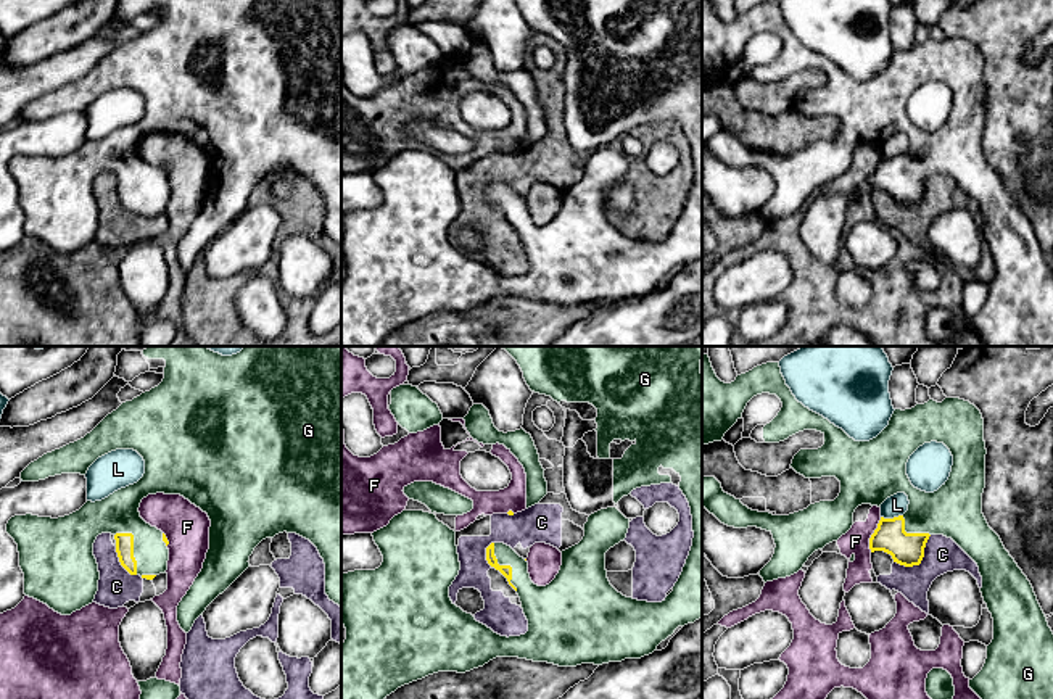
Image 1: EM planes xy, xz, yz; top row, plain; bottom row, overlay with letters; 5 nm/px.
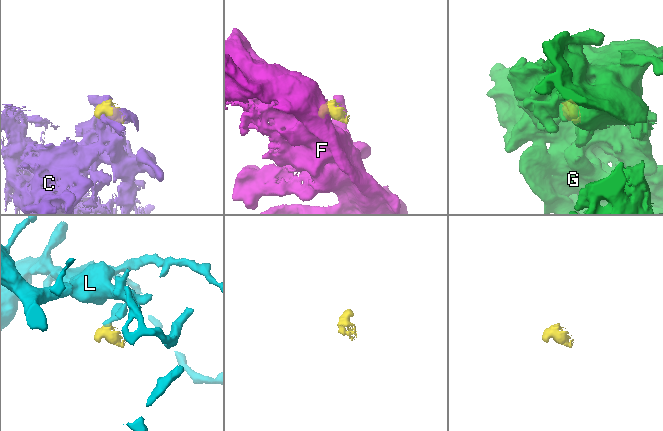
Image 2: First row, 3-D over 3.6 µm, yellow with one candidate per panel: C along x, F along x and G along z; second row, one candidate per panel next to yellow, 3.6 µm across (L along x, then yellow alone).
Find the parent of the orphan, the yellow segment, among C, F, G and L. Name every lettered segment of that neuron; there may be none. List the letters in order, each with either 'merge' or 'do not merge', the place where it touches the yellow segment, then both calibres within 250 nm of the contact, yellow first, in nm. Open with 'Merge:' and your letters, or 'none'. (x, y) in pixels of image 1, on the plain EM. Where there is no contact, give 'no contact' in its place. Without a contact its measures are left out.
Merge: G
C: do not merge; meets yellow in yz at (920, 202); 160 nm thick on the yellow side, 180 nm on the other
F: do not merge; meets yellow in yz at (871, 174); 160 nm thick on the yellow side, 130 nm on the other
G: merge; meets yellow in xy at (132, 186); 100 nm thick on the yellow side, 200 nm on the other
L: do not merge; meets yellow in yz at (891, 158); 160 nm thick on the yellow side, 110 nm on the other

